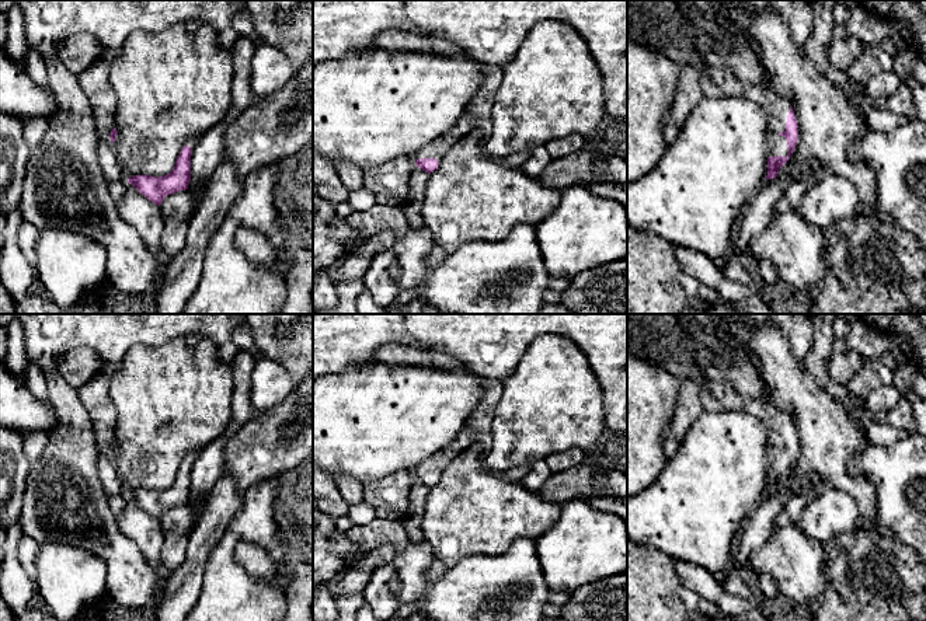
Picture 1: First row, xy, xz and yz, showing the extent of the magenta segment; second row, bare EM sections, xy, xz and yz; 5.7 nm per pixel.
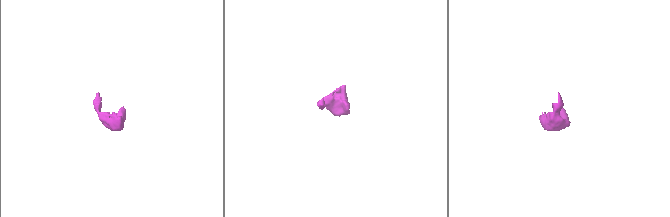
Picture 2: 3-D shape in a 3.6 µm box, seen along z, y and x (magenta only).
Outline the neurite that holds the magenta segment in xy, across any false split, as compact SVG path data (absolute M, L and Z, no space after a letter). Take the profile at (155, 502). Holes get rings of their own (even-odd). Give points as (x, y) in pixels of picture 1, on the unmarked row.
M189 451L177 472L174 484L164 491L133 489L128 493L142 509L156 519L166 510L188 503L191 495L191 470L201 451Z

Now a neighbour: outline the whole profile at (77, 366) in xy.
M91 346L73 348L59 359L60 376L74 390L90 381L104 366L105 362Z

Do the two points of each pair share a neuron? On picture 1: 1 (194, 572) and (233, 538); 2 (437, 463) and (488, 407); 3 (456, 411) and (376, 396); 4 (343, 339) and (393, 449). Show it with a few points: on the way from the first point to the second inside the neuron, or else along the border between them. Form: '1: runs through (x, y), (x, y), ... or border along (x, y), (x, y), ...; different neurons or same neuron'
1: border along (223, 534), (208, 557), (204, 582), (198, 595); different neurons
2: runs through (451, 452), (480, 421); same neuron
3: runs through (437, 411), (396, 411); same neuron
4: border along (376, 359), (327, 376); different neurons

